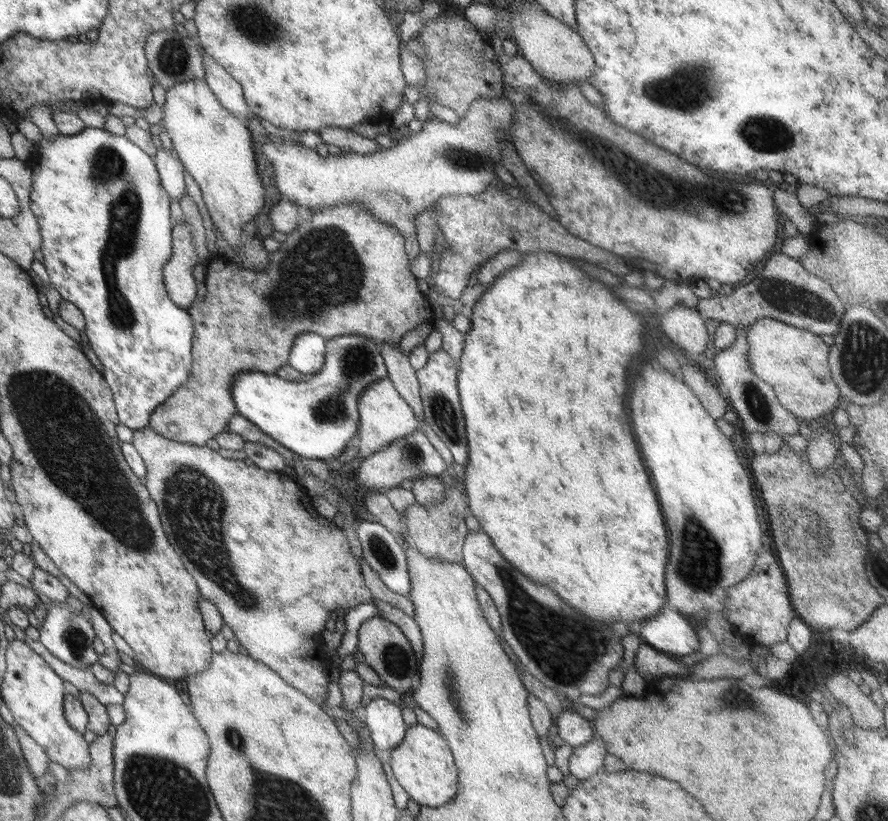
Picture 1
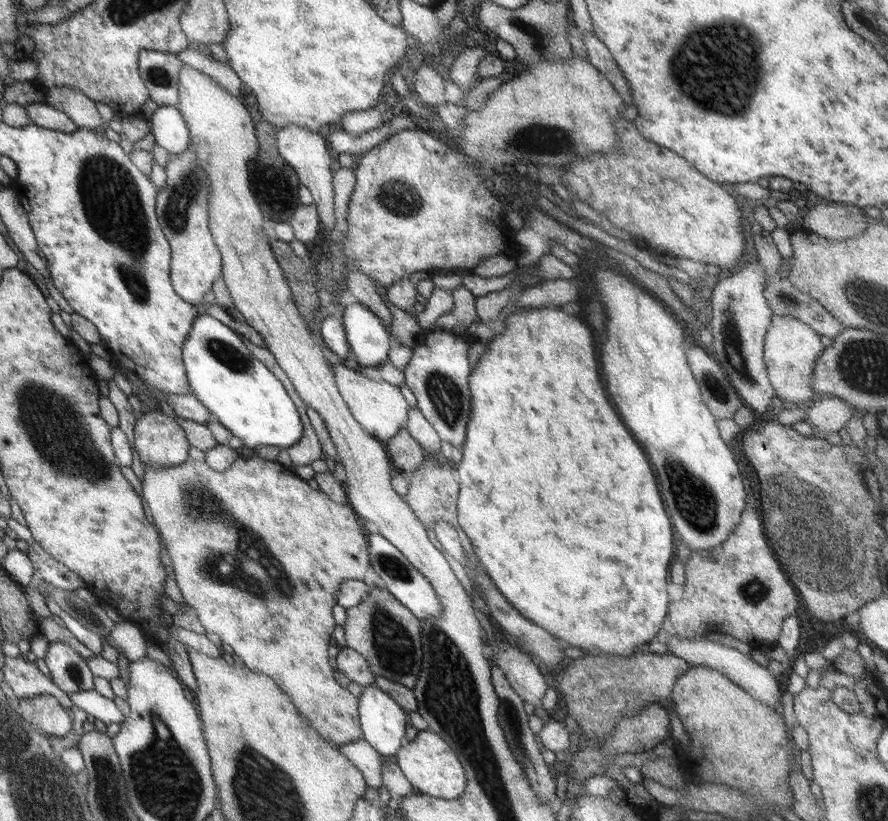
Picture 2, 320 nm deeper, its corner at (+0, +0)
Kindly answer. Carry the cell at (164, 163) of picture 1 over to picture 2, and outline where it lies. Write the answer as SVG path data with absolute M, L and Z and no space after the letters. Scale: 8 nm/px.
M158 106L150 118L150 133L168 158L185 152L190 144L186 122L176 106Z

